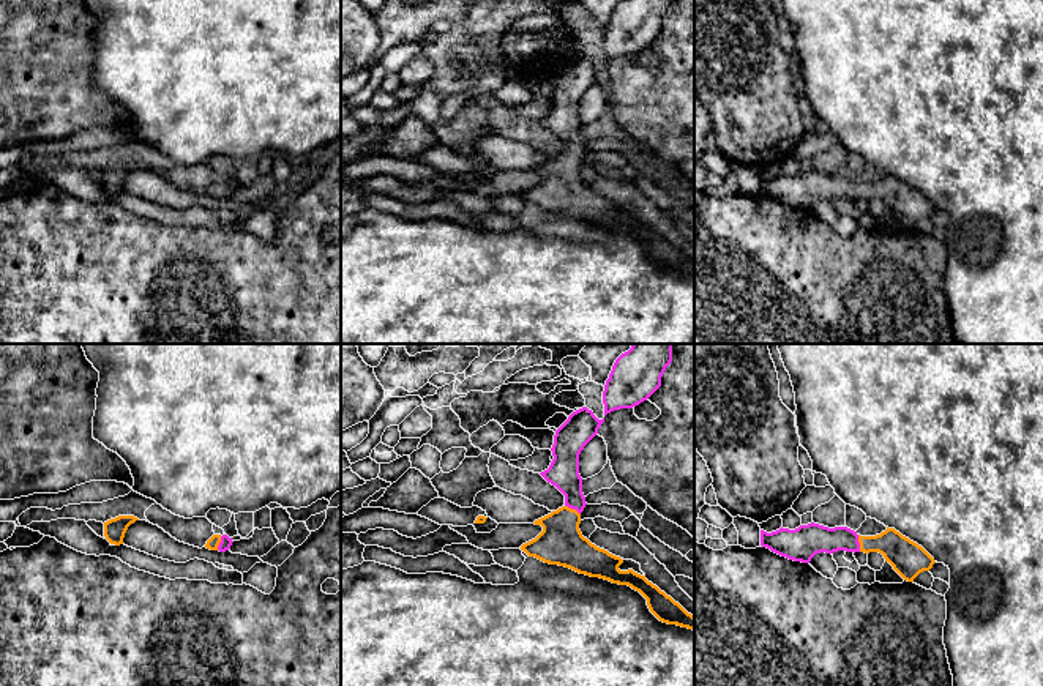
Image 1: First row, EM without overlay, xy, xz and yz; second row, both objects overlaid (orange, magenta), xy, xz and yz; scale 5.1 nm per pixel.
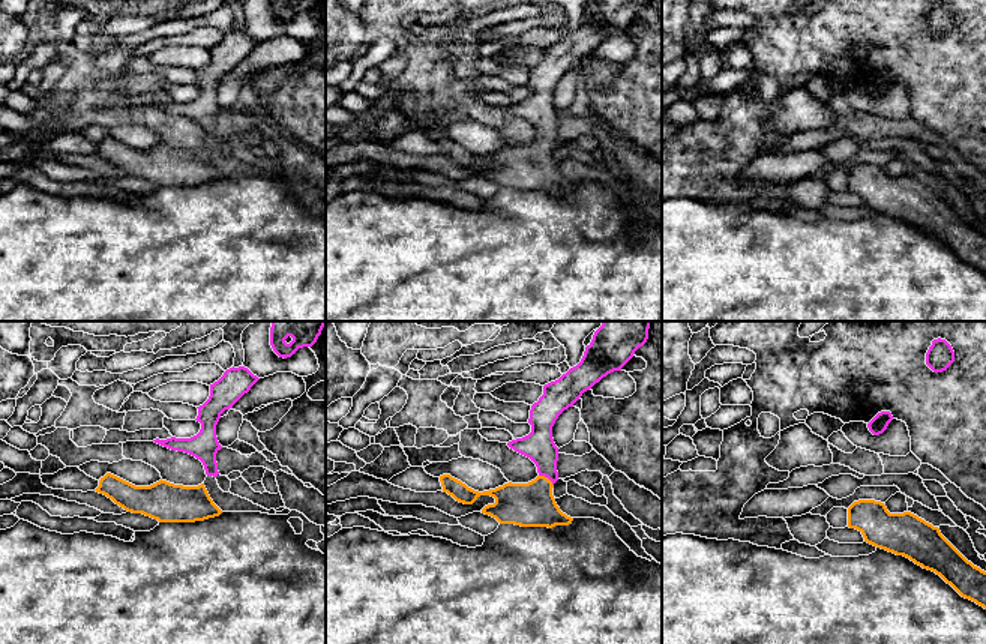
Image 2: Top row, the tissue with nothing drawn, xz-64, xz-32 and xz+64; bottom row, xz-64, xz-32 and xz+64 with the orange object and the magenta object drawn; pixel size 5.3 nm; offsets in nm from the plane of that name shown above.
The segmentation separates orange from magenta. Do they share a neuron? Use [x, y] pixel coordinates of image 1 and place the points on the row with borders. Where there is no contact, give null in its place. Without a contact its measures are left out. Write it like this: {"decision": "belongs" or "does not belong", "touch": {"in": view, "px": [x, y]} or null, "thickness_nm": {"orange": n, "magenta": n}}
{"decision": "belongs", "touch": {"in": "yz", "px": [859, 541]}, "thickness_nm": {"orange": 170, "magenta": 160}}

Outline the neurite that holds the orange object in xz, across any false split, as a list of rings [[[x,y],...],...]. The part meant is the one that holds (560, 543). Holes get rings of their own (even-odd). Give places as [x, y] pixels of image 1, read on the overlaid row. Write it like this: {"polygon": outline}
{"polygon": [[[582,407],[573,412],[555,431],[551,448],[554,459],[549,468],[540,475],[565,495],[565,505],[533,522],[541,525],[543,531],[535,539],[522,544],[521,550],[549,565],[628,585],[647,599],[650,612],[660,621],[694,631],[691,613],[649,582],[645,576],[633,569],[620,571],[619,566],[623,560],[592,544],[579,530],[581,513],[587,505],[579,475],[579,454],[598,434],[603,423],[604,418],[598,419],[592,410]]]}

